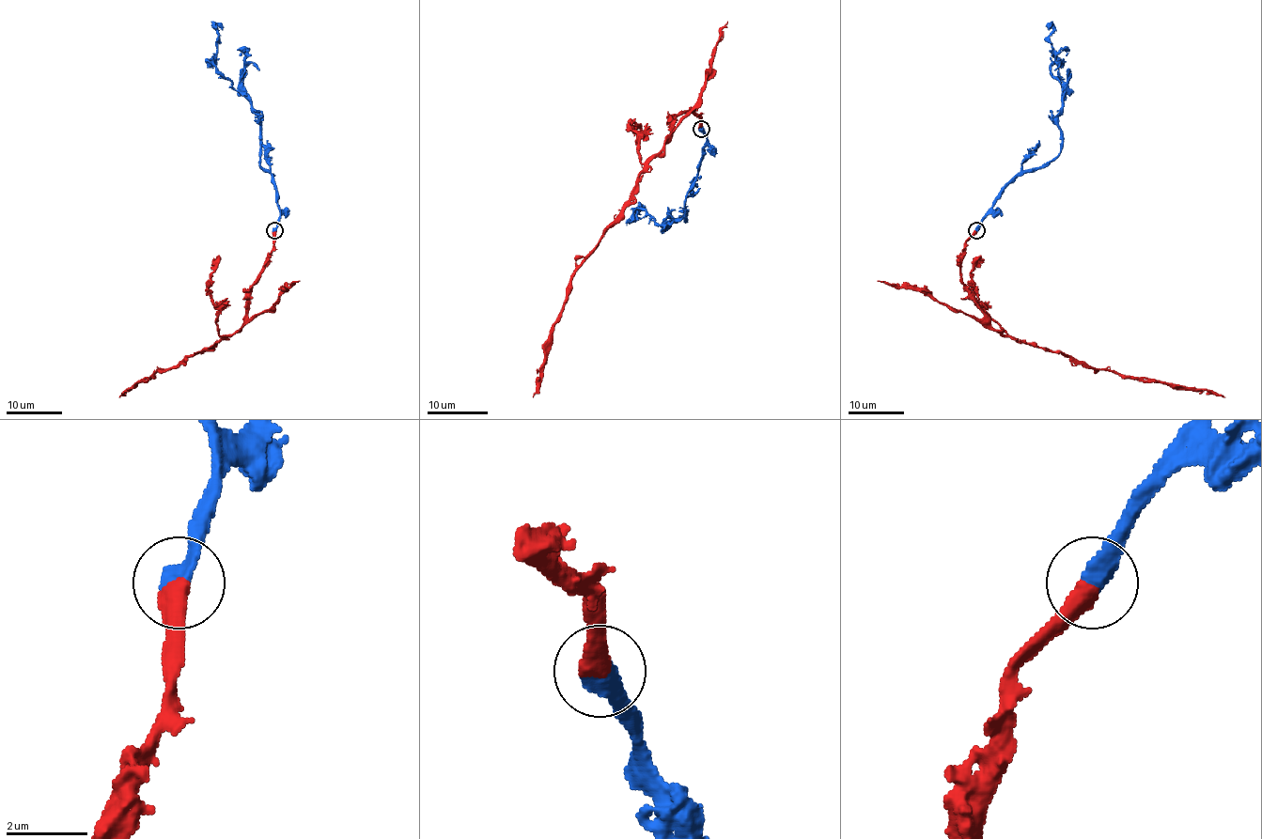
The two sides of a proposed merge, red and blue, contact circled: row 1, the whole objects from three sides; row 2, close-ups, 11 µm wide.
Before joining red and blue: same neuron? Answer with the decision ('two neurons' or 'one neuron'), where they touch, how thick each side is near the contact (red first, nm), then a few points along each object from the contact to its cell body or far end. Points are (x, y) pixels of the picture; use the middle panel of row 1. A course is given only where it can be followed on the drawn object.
one neuron | (701, 129) | 500/480 nm | red via (701, 129), (693, 112), (674, 119), (671, 138), (633, 199), (578, 269), (532, 397) | blue via (701, 129), (705, 156), (688, 192), (685, 221), (658, 224), (644, 210), (636, 215), (644, 207)

